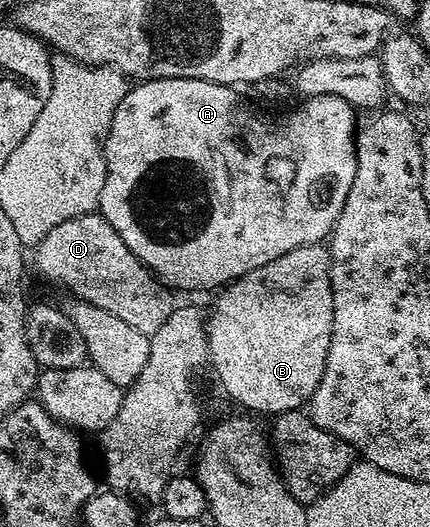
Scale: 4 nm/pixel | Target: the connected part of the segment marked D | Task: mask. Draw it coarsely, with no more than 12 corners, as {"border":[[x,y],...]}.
{"border":[[101,213],[56,224],[34,262],[150,334],[175,295]]}

